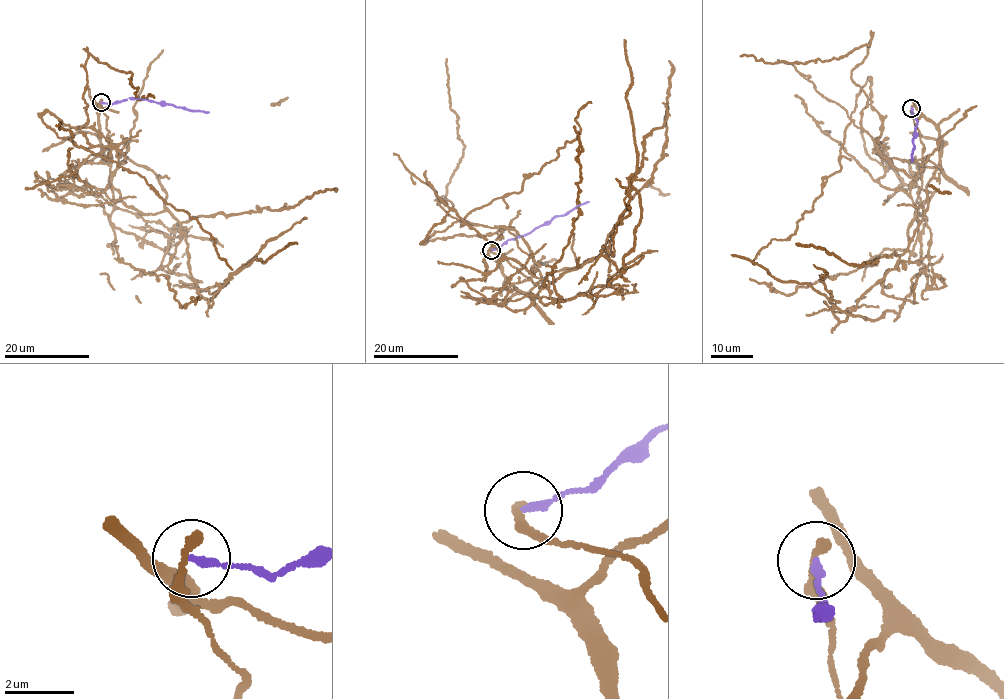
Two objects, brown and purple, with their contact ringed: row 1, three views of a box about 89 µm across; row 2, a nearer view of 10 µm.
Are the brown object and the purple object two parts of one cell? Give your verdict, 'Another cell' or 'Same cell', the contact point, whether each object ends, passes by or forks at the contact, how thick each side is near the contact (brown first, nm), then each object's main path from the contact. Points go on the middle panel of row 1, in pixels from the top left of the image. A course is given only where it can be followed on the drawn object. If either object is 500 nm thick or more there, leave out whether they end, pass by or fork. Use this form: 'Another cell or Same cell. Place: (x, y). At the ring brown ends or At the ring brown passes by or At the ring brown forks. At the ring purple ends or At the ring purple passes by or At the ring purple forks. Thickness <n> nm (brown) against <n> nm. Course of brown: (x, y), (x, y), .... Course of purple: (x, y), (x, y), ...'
Another cell. Place: (491, 250). At the ring brown ends. At the ring purple ends. Thickness 280 nm (brown) against 200 nm. Course of brown: (491, 249), (549, 284), (530, 272), (538, 266), (512, 229), (461, 226), (439, 199), (465, 146), (447, 58). Course of purple: (491, 249), (589, 201)

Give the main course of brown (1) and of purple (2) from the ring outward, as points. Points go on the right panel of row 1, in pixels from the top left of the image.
1: (911, 107), (915, 215), (915, 178), (861, 123), (851, 70), (871, 40), (831, 60), (740, 56)
2: (911, 107), (912, 115), (918, 121), (912, 161)

